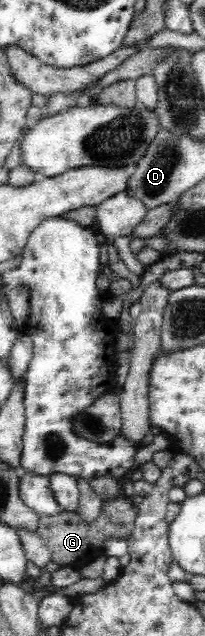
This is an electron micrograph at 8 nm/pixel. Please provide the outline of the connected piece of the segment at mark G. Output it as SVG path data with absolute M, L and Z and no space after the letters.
M123 496L120 499L104 502L100 518L91 525L86 525L78 514L63 511L58 516L40 517L37 533L44 539L44 544L51 552L52 562L61 566L82 569L94 558L103 556L100 546L102 541L112 536L129 539L135 527L136 512L136 507L131 500Z

